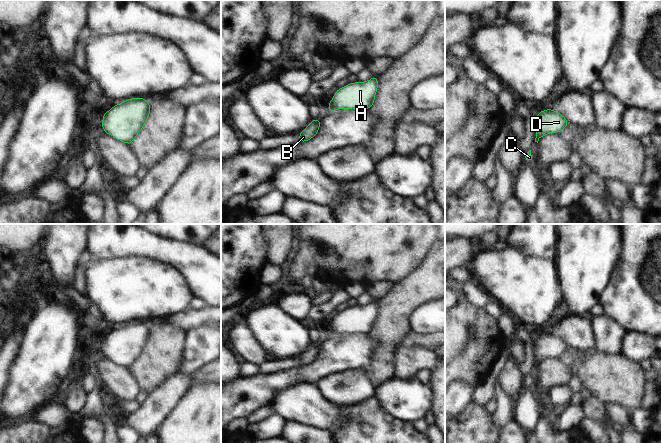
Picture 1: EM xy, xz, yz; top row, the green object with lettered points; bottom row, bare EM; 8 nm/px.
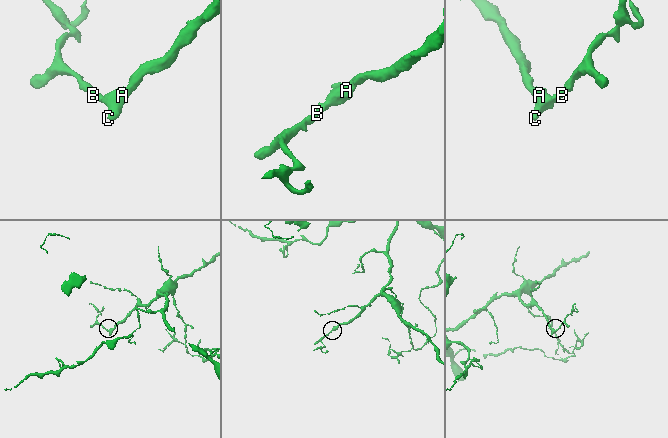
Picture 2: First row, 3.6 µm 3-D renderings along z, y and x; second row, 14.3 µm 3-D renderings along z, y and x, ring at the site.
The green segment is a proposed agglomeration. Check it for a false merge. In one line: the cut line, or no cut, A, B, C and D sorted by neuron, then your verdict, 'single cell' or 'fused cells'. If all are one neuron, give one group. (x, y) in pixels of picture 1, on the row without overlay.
no cut | A B C D | single cell

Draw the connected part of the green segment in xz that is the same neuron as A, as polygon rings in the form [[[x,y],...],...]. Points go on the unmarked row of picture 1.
[[[374,300],[364,306],[348,307],[340,311],[328,326],[329,337],[338,333],[371,333],[378,314],[378,302]]]

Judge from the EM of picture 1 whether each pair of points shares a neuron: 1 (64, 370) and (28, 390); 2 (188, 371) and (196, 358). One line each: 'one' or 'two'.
1: one
2: one

